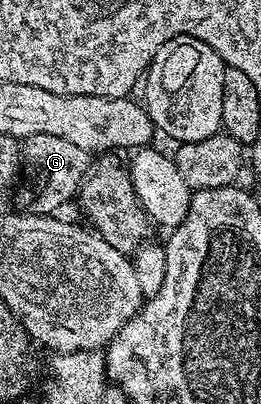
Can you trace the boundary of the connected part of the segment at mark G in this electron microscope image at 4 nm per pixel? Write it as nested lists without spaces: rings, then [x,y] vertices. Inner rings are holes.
[[[31,136],[23,142],[23,178],[29,181],[29,186],[25,186],[18,192],[17,198],[22,202],[24,209],[31,214],[56,215],[60,206],[65,206],[69,201],[78,197],[81,189],[81,182],[91,165],[90,151],[83,148],[75,148],[68,140],[63,140],[59,136]]]

